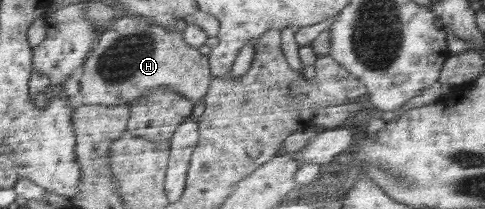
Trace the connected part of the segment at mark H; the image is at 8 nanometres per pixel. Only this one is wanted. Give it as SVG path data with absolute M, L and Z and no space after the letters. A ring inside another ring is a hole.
M120 16L99 34L94 47L82 65L82 76L79 80L80 90L72 99L75 106L108 104L116 106L128 104L142 95L156 91L158 87L169 87L176 93L182 93L192 101L201 101L206 97L211 86L210 58L202 55L183 39L182 31L174 31L154 23L151 17Z

